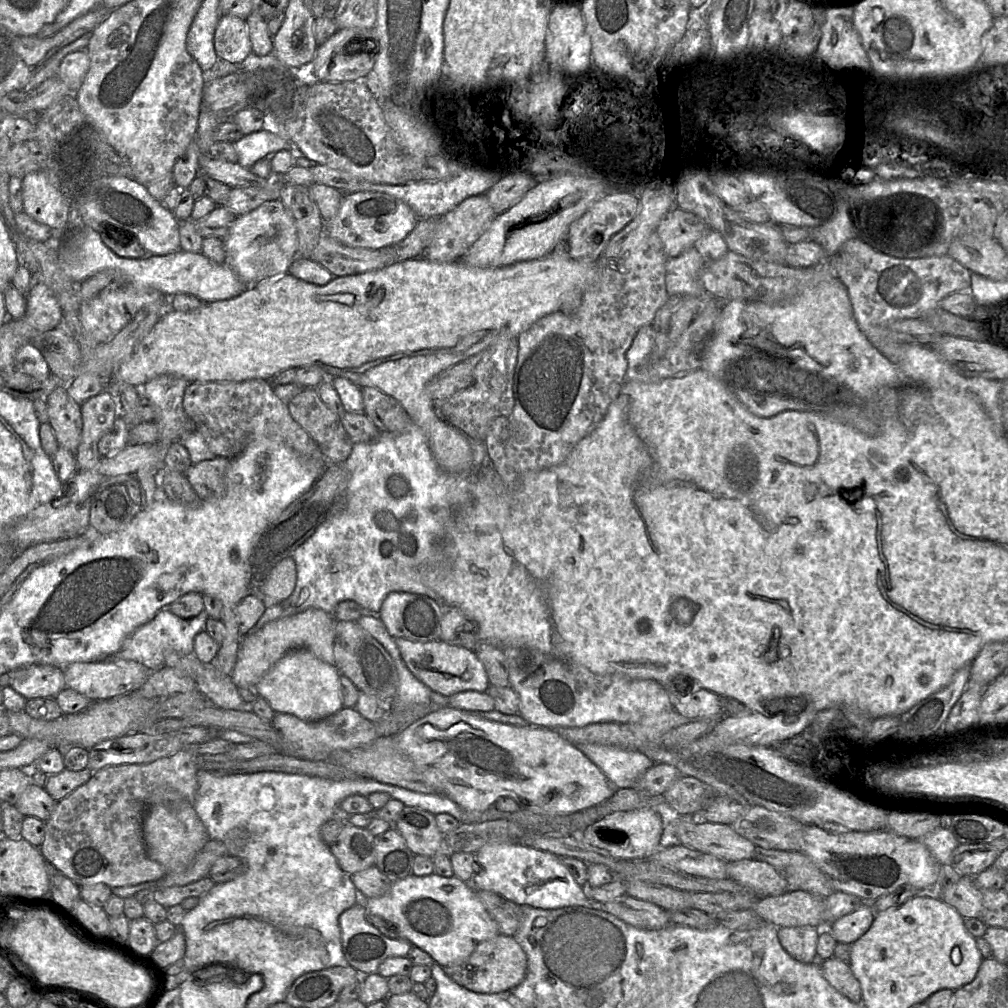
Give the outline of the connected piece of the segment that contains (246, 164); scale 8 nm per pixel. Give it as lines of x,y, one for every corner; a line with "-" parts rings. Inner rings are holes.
265,129
244,135
233,143
238,163
244,168
251,168
257,161
266,159
270,154
290,151
292,143

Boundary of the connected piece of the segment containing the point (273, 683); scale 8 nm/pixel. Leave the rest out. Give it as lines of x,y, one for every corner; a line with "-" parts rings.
307,650
286,653
257,683
259,694
275,711
303,721
328,717
343,708
340,675
335,665
326,663

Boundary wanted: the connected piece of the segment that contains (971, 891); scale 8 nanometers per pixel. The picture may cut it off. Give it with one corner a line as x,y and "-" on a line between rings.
962,876
956,883
945,887
941,890
941,898
962,917
980,919
983,892
975,885
973,877

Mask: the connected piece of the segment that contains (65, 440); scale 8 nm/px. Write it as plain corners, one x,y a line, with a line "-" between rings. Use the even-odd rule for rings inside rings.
55,388
44,400
50,424
59,447
75,454
82,435
80,405
68,394
66,388

